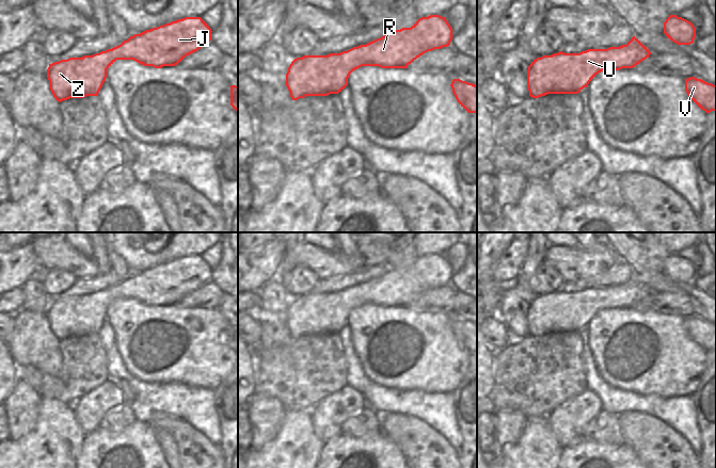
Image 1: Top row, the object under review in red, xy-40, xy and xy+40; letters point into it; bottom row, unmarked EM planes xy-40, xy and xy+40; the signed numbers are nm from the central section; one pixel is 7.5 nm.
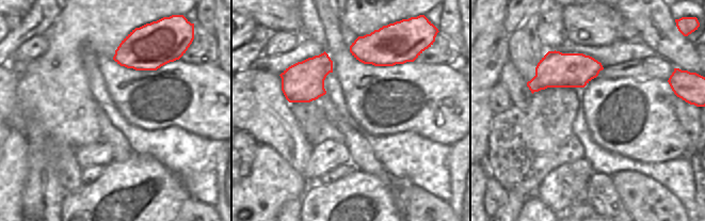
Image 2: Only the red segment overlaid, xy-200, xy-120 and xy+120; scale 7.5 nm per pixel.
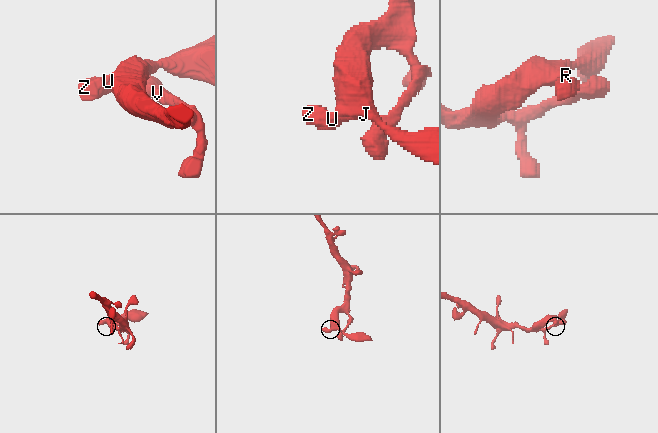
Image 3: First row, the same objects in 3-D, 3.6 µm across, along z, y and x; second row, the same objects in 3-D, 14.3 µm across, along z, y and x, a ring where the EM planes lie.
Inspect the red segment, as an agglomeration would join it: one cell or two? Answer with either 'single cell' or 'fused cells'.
single cell

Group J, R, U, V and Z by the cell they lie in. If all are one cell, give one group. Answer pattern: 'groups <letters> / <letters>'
groups J R U V Z

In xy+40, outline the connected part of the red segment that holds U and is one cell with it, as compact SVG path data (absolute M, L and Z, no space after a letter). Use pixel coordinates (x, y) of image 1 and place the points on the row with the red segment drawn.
M635 36L620 47L607 49L588 49L579 53L564 53L562 51L552 55L543 55L531 62L527 69L527 88L529 96L539 98L547 94L578 94L589 82L603 70L620 70L633 68L647 58L651 52Z

